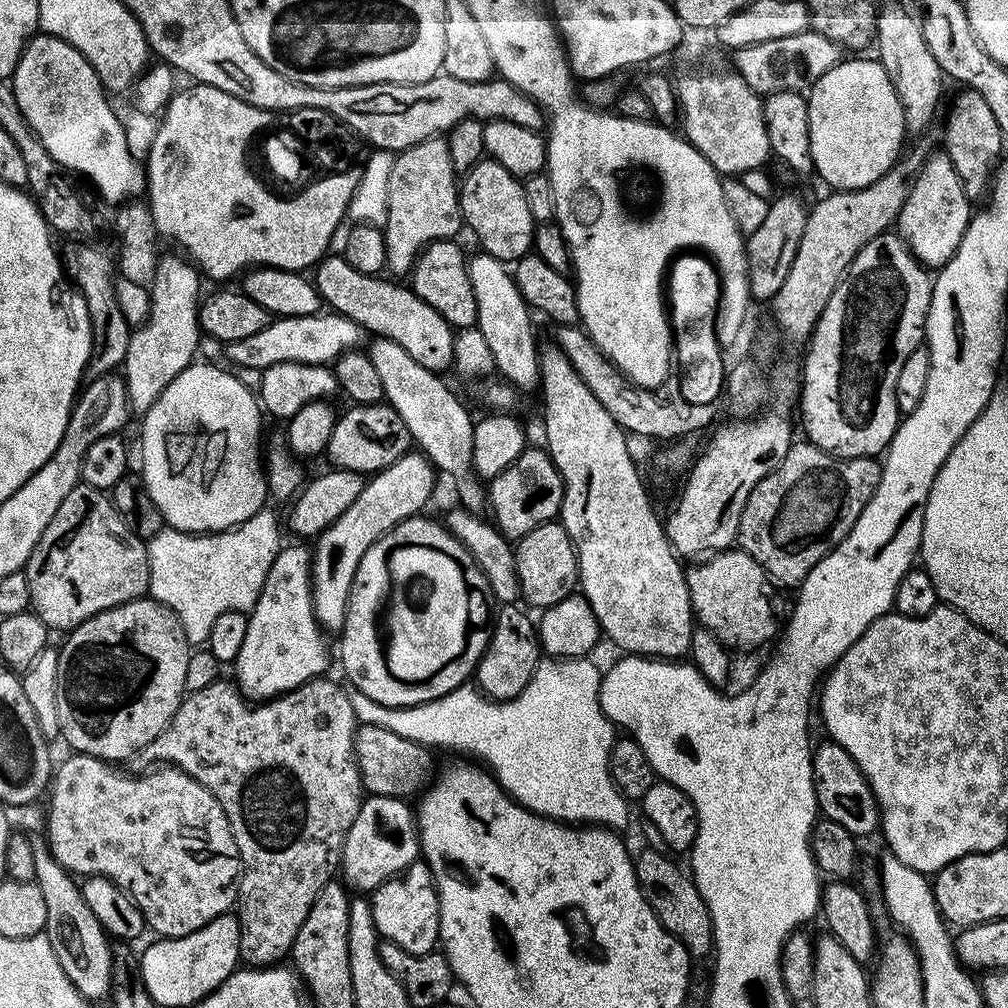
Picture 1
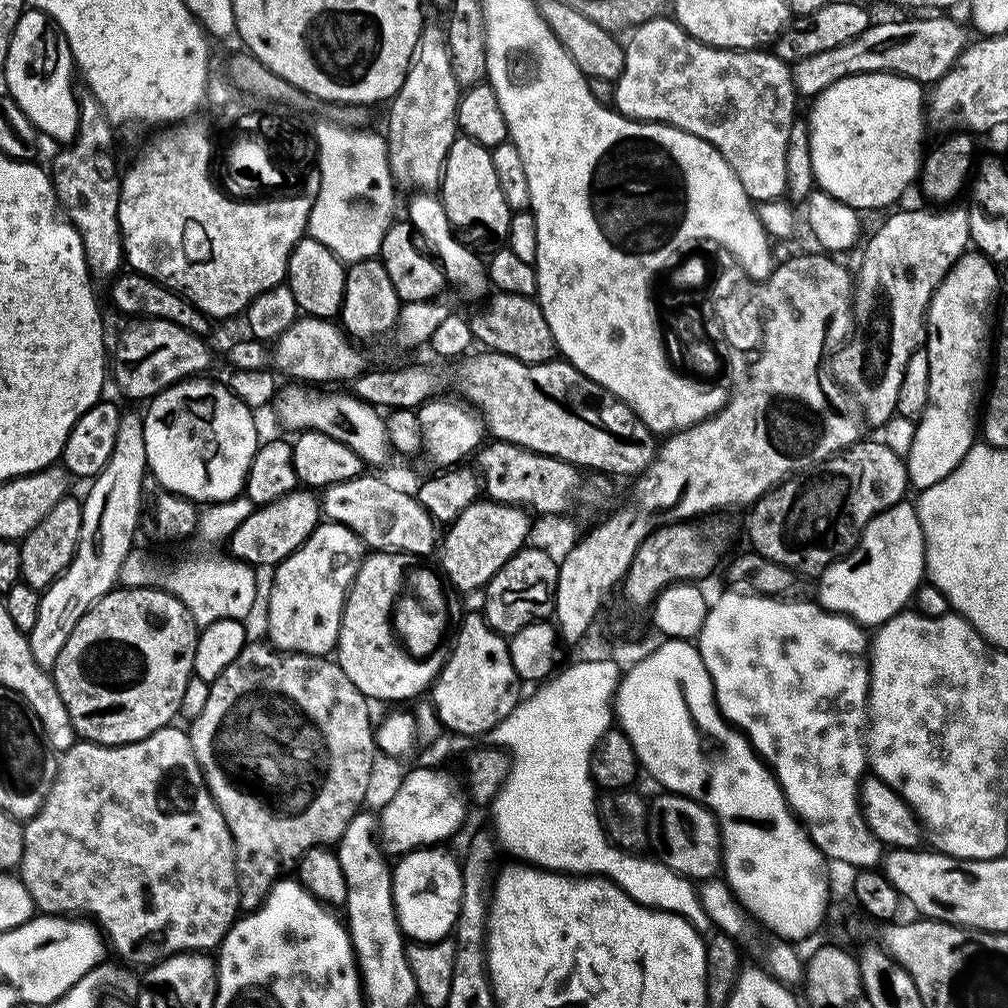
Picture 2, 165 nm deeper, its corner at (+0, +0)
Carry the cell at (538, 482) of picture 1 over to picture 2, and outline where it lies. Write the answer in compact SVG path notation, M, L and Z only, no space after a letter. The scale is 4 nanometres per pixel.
M477 498L457 515L456 520L447 525L443 533L438 546L441 568L439 571L443 579L449 585L452 583L460 592L472 592L475 588L483 589L493 574L514 553L527 545L531 523L529 513L523 507Z

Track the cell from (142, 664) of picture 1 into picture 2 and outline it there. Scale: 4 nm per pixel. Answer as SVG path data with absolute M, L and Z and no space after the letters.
M117 586L111 592L107 592L80 619L78 626L74 626L74 630L70 630L70 638L66 638L66 646L62 646L62 654L58 654L58 662L50 669L50 675L54 683L56 683L56 689L62 698L62 702L66 706L66 714L70 714L70 722L74 726L77 737L81 741L90 744L103 744L105 748L113 748L119 744L137 744L142 738L157 732L159 728L169 727L175 721L172 719L177 719L182 694L186 694L186 682L190 682L190 678L194 675L192 667L194 666L197 635L198 629L190 610L186 610L186 606L182 606L182 602L178 598L174 598L174 594L165 592L159 586L151 588Z

